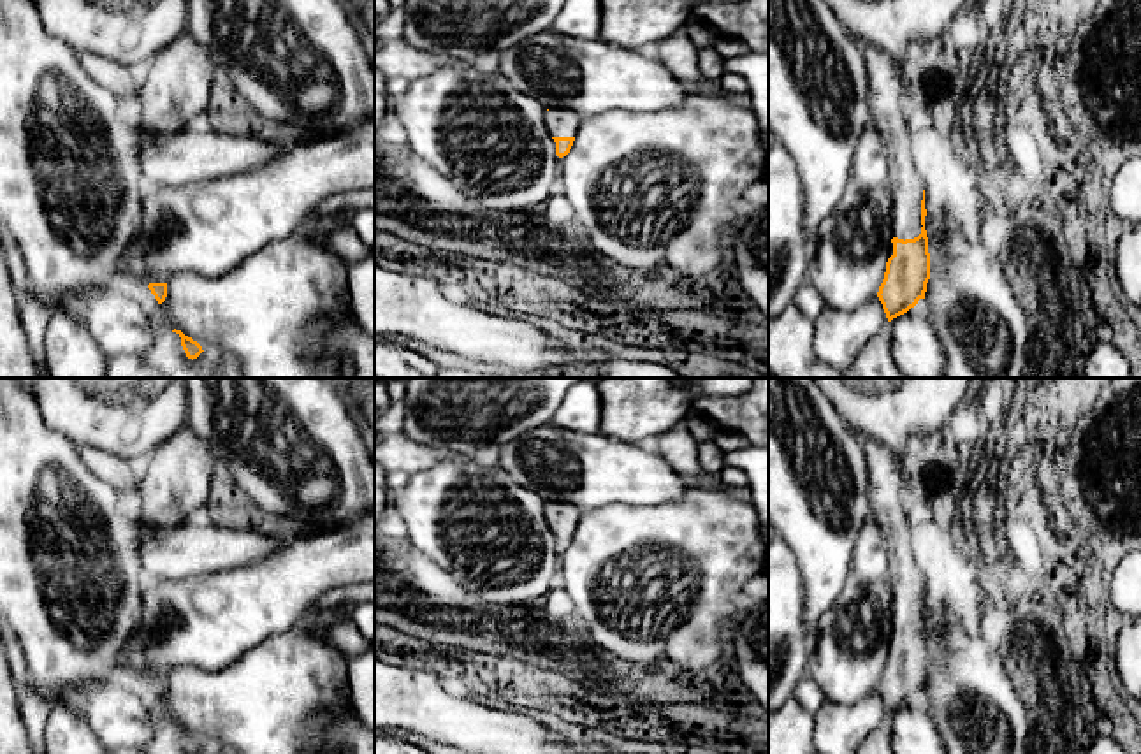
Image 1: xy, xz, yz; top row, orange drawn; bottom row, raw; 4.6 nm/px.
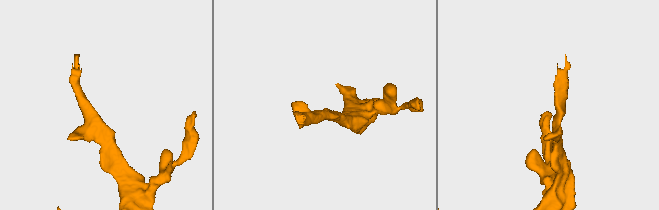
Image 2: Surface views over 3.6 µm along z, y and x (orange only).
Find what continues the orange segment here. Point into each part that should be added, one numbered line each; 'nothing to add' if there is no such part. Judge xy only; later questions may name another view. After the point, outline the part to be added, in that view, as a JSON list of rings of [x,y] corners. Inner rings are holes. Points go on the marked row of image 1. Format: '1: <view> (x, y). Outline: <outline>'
1: xy (138, 290). Outline: [[[114,276],[107,281],[107,286],[114,288],[125,297],[130,297],[132,301],[137,301],[148,315],[158,306],[158,301],[142,281],[127,281],[123,276]]]

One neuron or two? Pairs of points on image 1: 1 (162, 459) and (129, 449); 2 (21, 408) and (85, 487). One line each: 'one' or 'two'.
1: two
2: one

